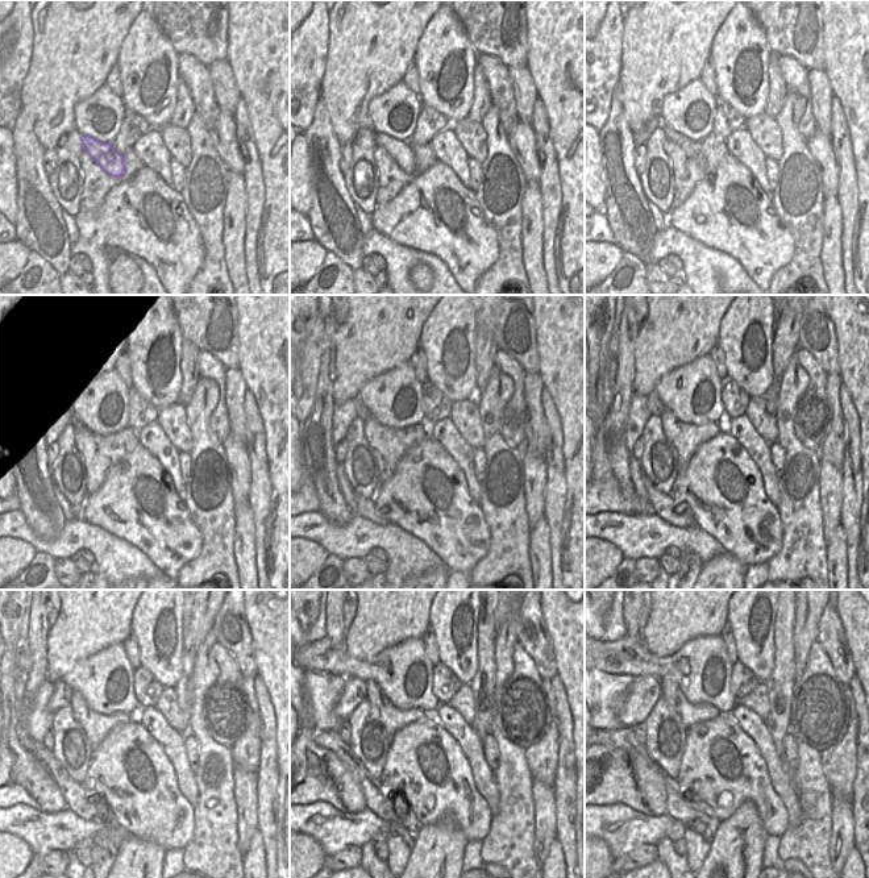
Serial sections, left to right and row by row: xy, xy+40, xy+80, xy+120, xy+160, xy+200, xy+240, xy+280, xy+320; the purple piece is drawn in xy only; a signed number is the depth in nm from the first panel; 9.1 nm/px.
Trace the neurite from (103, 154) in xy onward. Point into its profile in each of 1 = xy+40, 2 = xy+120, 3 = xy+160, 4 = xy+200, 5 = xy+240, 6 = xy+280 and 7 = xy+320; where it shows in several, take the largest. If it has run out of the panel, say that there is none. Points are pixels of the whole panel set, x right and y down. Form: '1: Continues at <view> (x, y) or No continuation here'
1: Continues at xy+40 (400, 152)
2: Continues at xy+120 (70, 415)
3: Continues at xy+160 (362, 412)
4: Continues at xy+200 (653, 403)
5: Continues at xy+240 (62, 694)
6: Continues at xy+280 (354, 691)
7: Continues at xy+320 (643, 694)

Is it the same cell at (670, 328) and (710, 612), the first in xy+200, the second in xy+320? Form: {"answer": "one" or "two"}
{"answer": "one"}

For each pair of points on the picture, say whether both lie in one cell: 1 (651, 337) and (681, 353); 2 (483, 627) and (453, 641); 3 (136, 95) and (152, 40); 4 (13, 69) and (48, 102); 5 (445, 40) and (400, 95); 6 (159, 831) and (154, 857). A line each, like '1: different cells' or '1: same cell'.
1: same cell
2: different cells
3: same cell
4: different cells
5: different cells
6: different cells

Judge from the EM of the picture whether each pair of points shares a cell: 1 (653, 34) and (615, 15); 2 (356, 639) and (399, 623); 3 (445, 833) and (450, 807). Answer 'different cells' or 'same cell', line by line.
1: different cells
2: same cell
3: different cells

